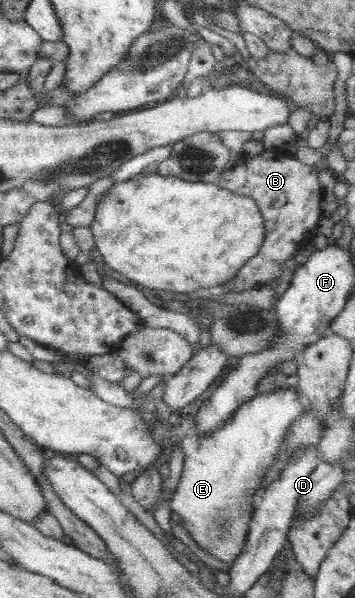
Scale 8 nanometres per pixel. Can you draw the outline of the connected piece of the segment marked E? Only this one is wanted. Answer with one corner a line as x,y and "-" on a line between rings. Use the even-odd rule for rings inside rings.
296,387
278,389
277,391
270,391
264,394
259,392
256,398
250,402
246,402
246,404
243,405
233,417
230,417
229,421
226,421
225,425
222,425
221,429
218,429
217,432
208,433
207,435
201,435
200,433
189,434
186,438
182,438
181,448
184,453
185,463
175,497
171,502
172,510
181,516
185,522
183,526
191,533
191,536
195,539
200,548
206,550
208,554
212,554
214,558
218,558
218,560
222,562
227,562
230,566
236,560
236,557
241,553
242,547
245,545
246,537
249,534
249,524
253,518
254,497
257,496
257,493
262,488
263,476
265,472
267,472
267,468
277,460
277,456
279,456
281,446
283,445
283,438
289,433
290,425
305,411
306,403
301,397

